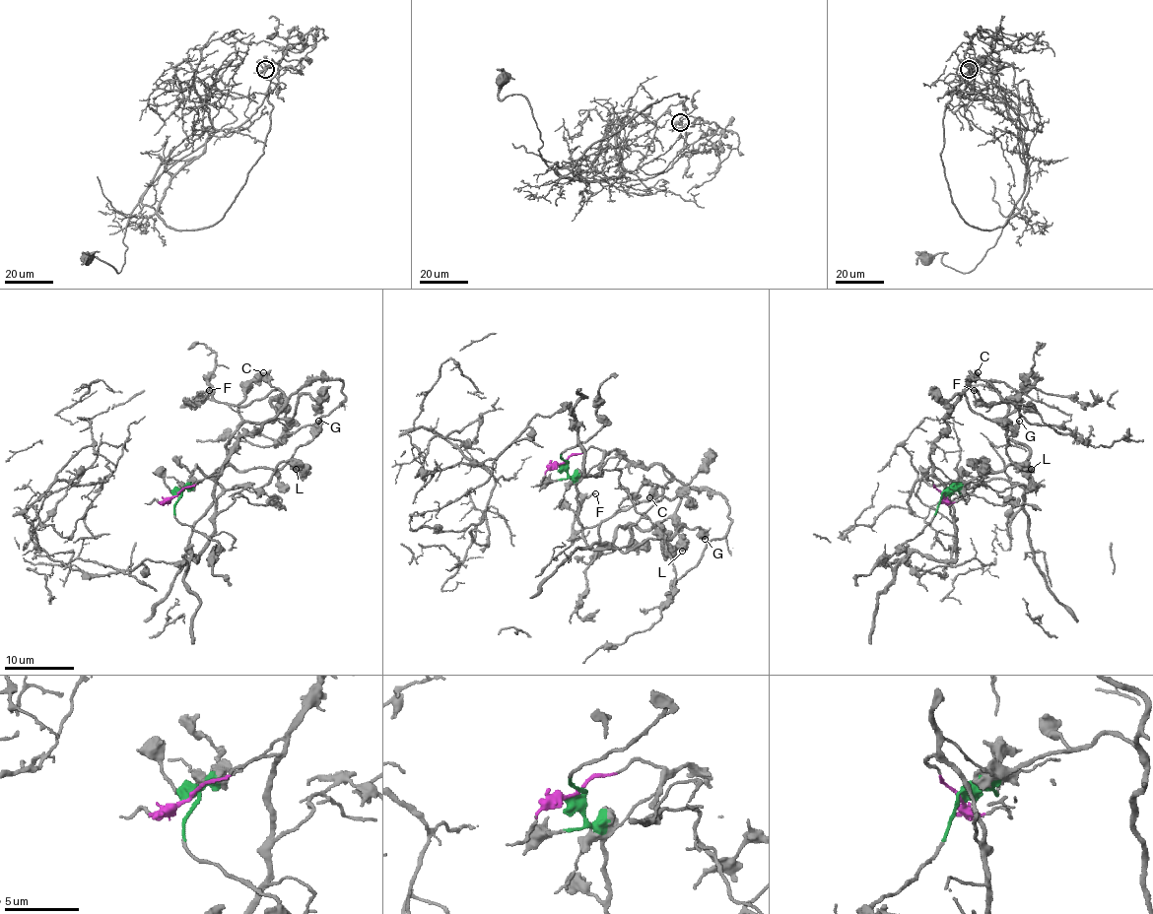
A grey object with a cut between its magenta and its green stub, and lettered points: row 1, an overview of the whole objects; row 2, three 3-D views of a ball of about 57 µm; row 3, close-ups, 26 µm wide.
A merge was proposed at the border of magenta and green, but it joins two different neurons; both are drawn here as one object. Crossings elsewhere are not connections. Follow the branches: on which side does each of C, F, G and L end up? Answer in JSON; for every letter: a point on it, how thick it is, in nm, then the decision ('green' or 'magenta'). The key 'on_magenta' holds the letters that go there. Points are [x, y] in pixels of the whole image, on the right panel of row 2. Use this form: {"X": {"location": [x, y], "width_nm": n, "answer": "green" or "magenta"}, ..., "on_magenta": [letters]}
{"C": {"location": [978, 372], "width_nm": 550, "answer": "magenta"}, "F": {"location": [974, 390], "width_nm": 150, "answer": "magenta"}, "G": {"location": [1019, 421], "width_nm": 300, "answer": "green"}, "L": {"location": [1031, 469], "width_nm": 600, "answer": "green"}, "on_magenta": ["C", "F"]}

